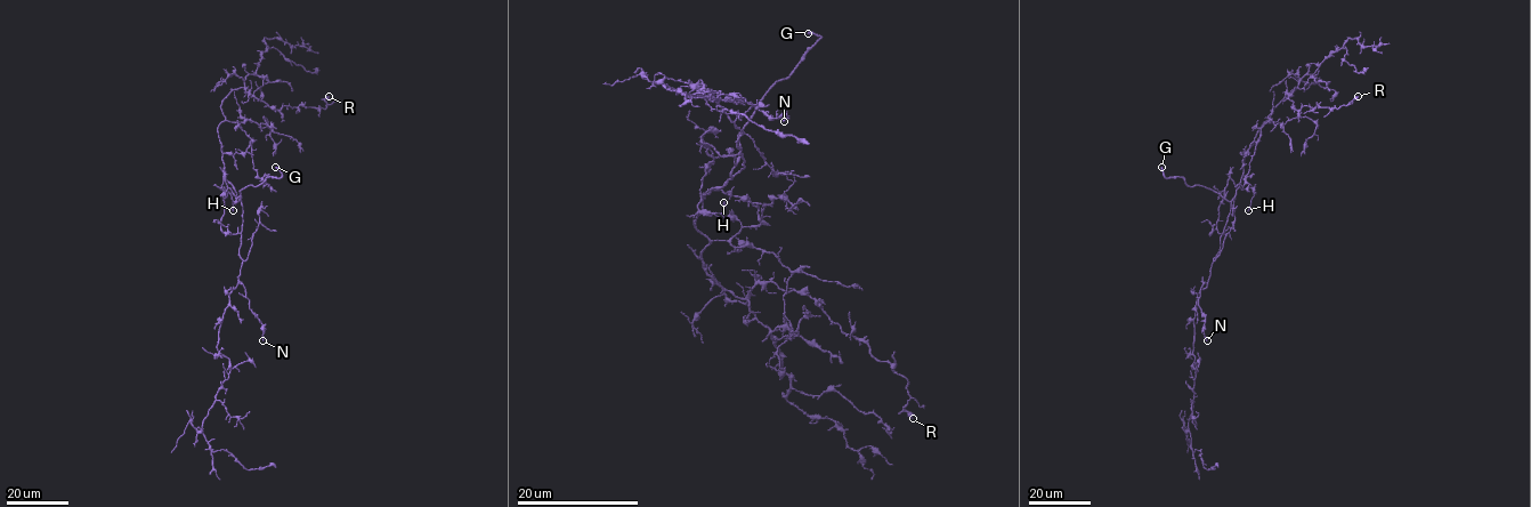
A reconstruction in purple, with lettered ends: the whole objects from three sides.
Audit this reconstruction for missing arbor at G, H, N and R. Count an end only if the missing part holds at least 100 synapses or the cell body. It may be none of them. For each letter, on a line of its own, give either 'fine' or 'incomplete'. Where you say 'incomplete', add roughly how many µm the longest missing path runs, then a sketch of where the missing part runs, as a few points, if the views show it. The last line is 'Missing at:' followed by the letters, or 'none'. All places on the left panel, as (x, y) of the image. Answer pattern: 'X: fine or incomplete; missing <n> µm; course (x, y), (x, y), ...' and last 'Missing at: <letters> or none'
G: incomplete; missing 20 µm; course (275, 167), (250, 143), (245, 128)
H: fine
N: fine
R: fine
Missing at: G

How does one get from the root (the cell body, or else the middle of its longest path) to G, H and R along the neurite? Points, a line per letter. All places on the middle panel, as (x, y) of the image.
G: (742, 154), (744, 168), (731, 176), (739, 154), (739, 134), (759, 99), (793, 72), (820, 38), (808, 33)
H: (742, 154), (721, 157), (701, 141), (707, 144), (713, 159), (703, 177), (698, 208), (721, 214), (723, 202)
R: (742, 154), (696, 216), (703, 267), (740, 298), (759, 283), (811, 297), (908, 381), (913, 418)

